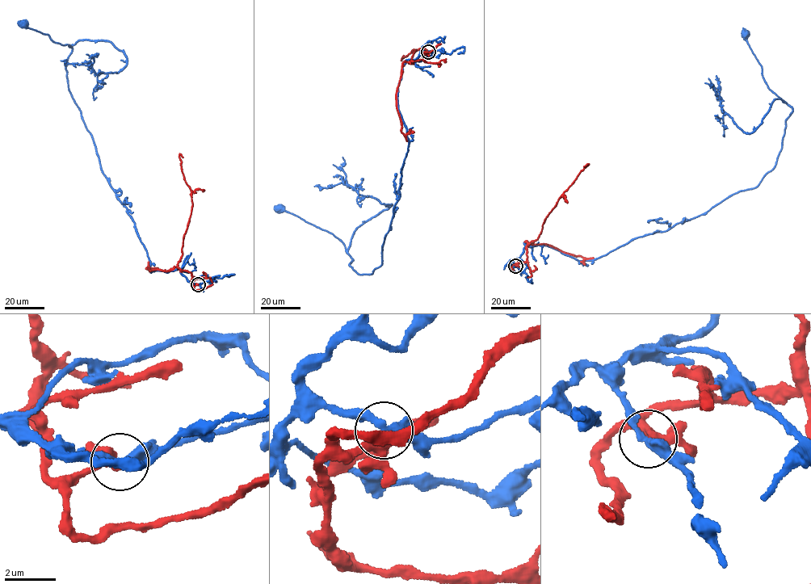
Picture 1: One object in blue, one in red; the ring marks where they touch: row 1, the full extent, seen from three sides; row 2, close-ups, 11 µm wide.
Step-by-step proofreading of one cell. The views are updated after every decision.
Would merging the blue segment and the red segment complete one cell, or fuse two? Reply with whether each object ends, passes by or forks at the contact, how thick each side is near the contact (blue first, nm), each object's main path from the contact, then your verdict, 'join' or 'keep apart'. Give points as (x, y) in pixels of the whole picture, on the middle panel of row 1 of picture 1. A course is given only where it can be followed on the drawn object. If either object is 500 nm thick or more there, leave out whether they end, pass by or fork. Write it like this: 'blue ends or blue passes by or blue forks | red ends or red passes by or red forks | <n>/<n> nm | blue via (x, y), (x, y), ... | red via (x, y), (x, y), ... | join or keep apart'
blue passes by | red passes by | 320/320 nm | blue via (428, 52), (422, 50), (402, 67), (397, 102), (408, 150), (381, 265), (358, 274), (332, 233), (281, 209) | red via (428, 52), (423, 54), (425, 61), (409, 62), (413, 64), (411, 57), (415, 49), (401, 60), (403, 55) | keep apart

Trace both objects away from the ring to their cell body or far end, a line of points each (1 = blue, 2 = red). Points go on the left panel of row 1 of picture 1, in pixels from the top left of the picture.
1: (198, 284), (179, 269), (150, 272), (134, 223), (102, 173), (69, 90), (65, 65), (72, 47), (23, 24)
2: (198, 284), (192, 285), (191, 273), (181, 270), (178, 265), (192, 207), (179, 154), (182, 157)

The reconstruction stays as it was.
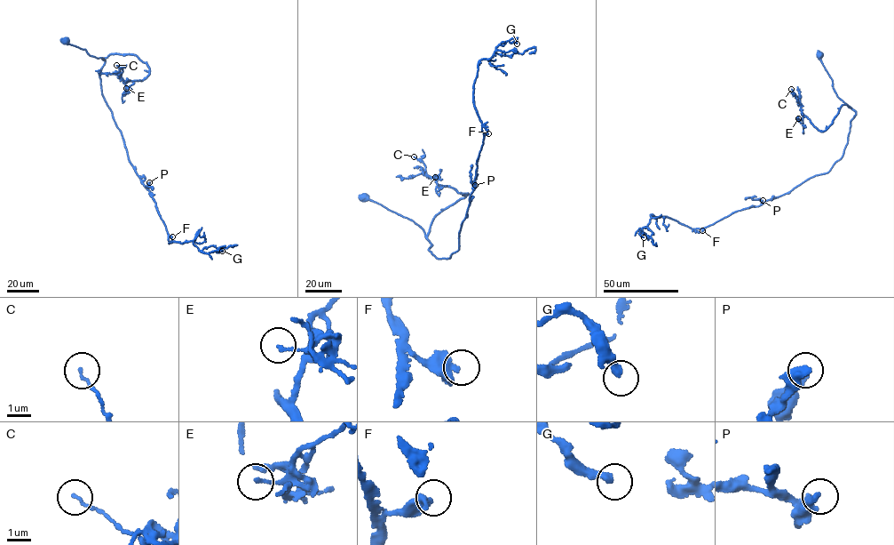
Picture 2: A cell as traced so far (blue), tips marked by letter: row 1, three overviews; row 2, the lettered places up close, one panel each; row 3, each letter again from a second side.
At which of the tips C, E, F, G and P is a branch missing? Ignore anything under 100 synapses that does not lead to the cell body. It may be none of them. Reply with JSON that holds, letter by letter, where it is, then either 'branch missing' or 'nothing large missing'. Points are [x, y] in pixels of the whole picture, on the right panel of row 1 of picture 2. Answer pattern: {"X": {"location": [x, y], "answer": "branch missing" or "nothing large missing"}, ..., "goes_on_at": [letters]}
{"C": {"location": [791, 89], "answer": "nothing large missing"}, "E": {"location": [798, 118], "answer": "nothing large missing"}, "F": {"location": [702, 230], "answer": "nothing large missing"}, "G": {"location": [644, 237], "answer": "nothing large missing"}, "P": {"location": [763, 200], "answer": "nothing large missing"}, "goes_on_at": []}

